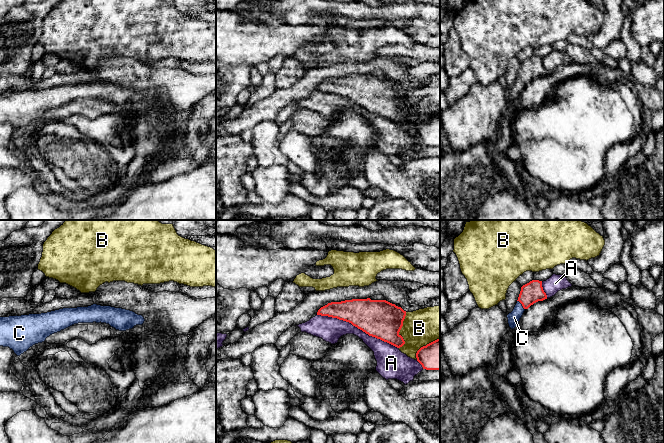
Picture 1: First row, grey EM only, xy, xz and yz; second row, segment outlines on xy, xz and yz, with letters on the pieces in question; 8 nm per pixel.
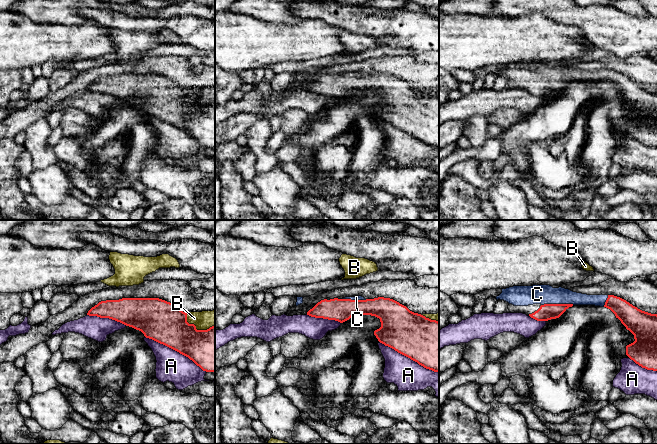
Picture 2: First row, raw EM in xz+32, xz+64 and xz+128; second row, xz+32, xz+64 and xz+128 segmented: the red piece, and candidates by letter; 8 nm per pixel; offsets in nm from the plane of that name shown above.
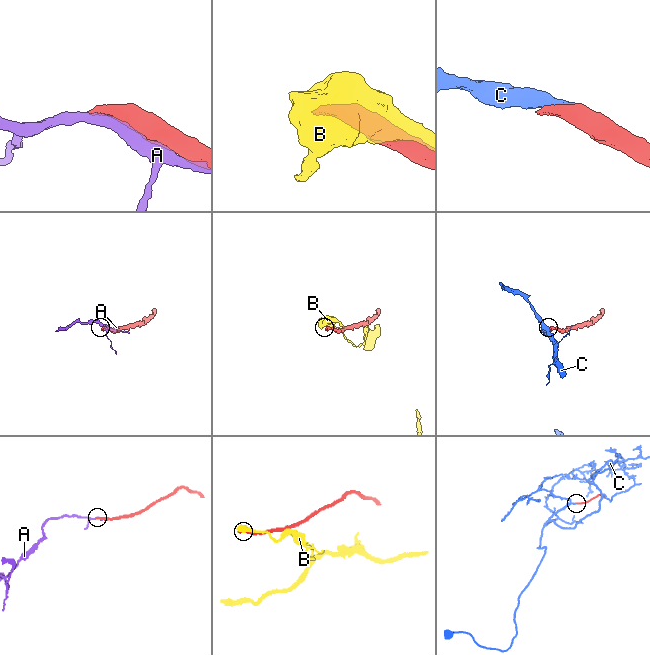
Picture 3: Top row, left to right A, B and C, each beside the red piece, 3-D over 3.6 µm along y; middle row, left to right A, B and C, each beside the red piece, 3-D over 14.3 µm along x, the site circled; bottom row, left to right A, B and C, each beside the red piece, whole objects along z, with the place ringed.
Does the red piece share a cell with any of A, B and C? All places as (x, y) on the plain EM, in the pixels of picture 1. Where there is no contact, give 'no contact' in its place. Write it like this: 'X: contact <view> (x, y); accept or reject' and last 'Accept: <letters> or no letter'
A: contact xz (358, 104); reject
B: contact xz (400, 105); reject
C: contact yz (522, 81); accept
Accept: C

